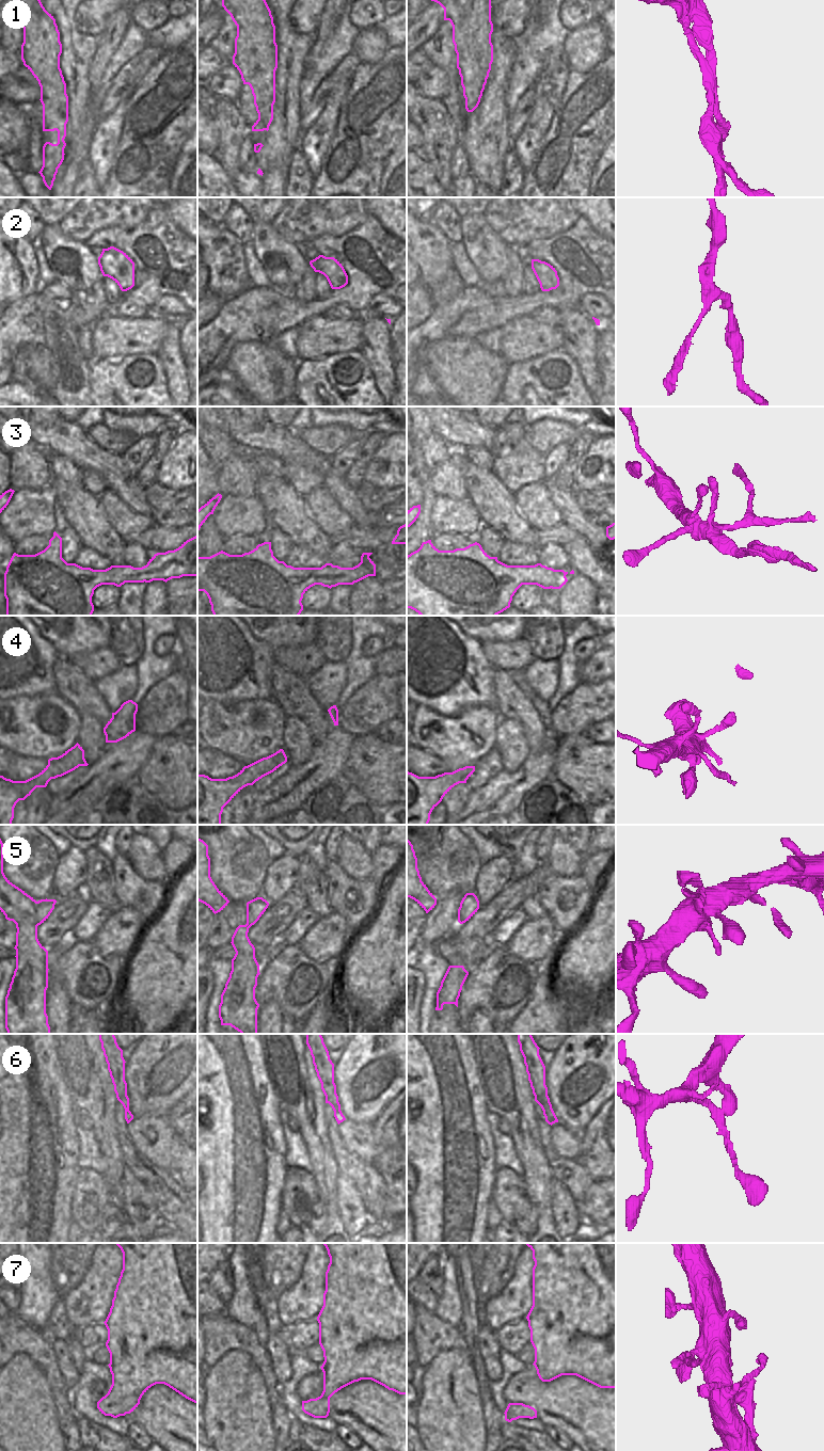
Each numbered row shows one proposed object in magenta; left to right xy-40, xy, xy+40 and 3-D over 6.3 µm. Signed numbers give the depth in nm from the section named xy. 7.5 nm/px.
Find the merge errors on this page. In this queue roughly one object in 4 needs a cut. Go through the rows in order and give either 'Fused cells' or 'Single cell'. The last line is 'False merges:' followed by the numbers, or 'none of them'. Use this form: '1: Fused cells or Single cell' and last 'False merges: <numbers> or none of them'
1: Fused cells
2: Single cell
3: Fused cells
4: Single cell
5: Single cell
6: Single cell
7: Single cell
False merges: 1, 3.

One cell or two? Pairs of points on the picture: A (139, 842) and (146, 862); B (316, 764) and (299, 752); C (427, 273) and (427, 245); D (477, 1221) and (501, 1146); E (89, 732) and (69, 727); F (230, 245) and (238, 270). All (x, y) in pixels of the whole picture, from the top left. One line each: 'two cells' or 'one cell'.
A: one cell
B: two cells
C: one cell
D: two cells
E: two cells
F: one cell

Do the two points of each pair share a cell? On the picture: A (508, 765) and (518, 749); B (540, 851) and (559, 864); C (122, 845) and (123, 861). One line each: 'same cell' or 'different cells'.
A: same cell
B: different cells
C: different cells

